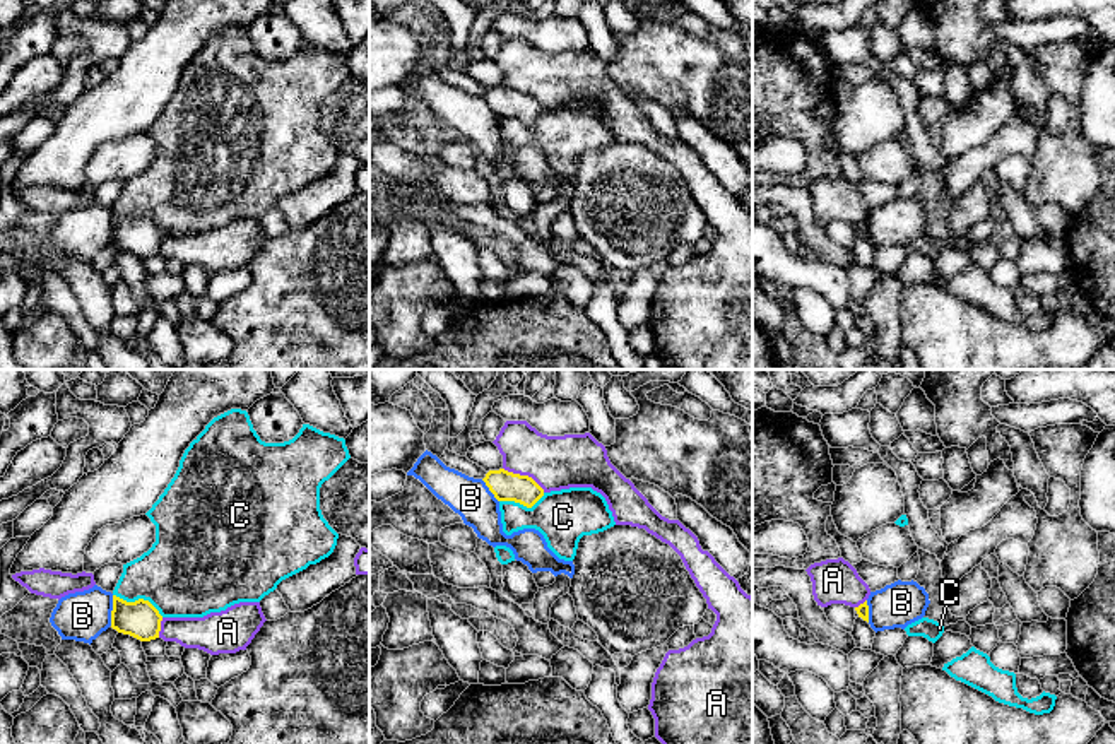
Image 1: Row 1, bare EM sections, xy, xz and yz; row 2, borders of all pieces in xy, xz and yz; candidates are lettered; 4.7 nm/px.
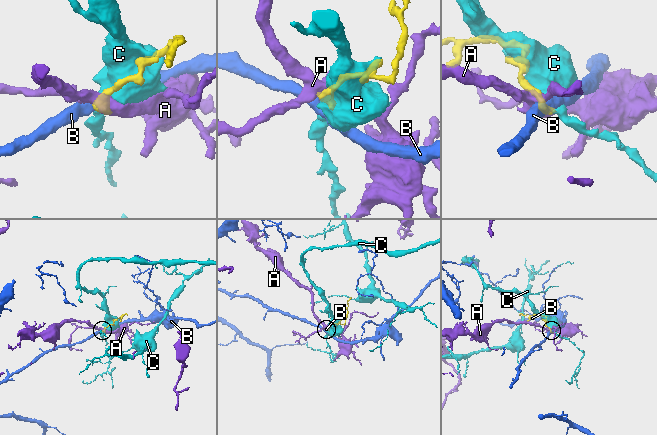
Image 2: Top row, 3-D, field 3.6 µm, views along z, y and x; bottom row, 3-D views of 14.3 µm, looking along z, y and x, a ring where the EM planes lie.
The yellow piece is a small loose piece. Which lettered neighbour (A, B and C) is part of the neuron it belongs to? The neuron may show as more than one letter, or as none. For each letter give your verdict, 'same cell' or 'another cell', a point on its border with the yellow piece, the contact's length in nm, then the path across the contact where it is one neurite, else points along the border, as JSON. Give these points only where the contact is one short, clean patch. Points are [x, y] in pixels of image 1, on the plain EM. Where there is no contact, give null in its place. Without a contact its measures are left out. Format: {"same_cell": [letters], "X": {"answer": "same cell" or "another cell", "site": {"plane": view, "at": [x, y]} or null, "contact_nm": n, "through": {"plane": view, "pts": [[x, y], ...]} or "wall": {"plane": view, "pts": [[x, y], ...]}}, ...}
{"same_cell": ["B"], "A": {"answer": "another cell", "site": {"plane": "xz", "at": [524, 93]}, "contact_nm": 240}, "B": {"answer": "same cell", "site": {"plane": "xy", "at": [112, 228]}, "contact_nm": 140}, "C": {"answer": "another cell", "site": {"plane": "xy", "at": [139, 216]}, "contact_nm": 260}}

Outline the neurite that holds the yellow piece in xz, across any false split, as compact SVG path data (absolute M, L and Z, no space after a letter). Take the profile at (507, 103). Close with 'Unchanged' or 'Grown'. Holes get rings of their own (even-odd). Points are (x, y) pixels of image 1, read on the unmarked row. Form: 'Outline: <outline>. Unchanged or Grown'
Outline: M504 86L489 87L482 97L498 118L515 118L532 125L544 113L544 106L532 94Z. Unchanged

